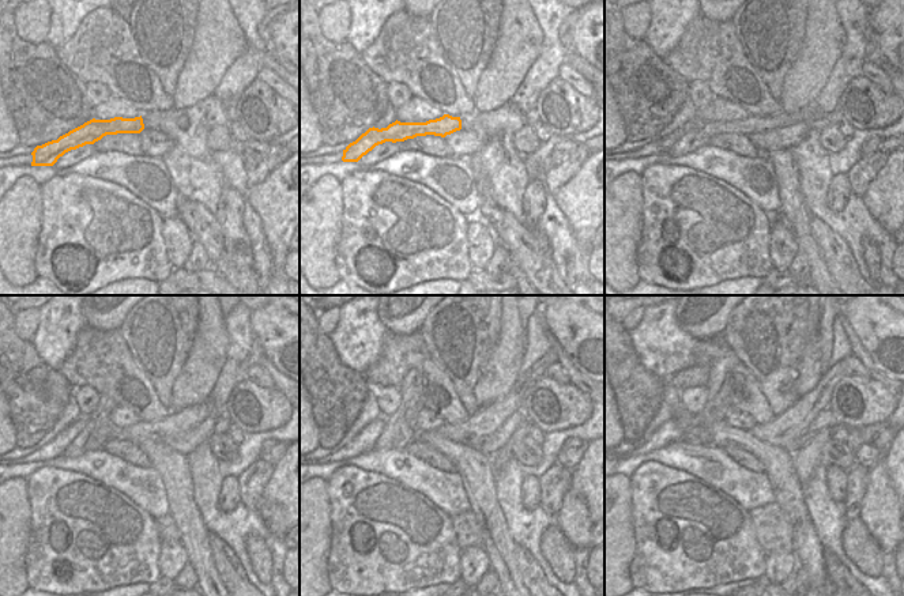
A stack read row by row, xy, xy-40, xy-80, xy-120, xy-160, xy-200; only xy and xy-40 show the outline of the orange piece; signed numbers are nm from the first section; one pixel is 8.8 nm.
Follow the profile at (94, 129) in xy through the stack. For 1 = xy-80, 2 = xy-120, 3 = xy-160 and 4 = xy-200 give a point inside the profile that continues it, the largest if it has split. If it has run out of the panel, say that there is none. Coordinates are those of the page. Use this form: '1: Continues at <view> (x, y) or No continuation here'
1: Continues at xy-80 (750, 125)
2: Continues at xy-120 (177, 422)
3: Continues at xy-160 (473, 432)
4: Continues at xy-200 (784, 430).

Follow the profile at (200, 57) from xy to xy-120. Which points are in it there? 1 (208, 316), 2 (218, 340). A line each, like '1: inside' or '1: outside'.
1: inside
2: inside

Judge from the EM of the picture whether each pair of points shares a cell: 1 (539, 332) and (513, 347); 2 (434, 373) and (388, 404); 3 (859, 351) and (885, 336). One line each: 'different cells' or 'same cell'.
1: different cells
2: different cells
3: different cells

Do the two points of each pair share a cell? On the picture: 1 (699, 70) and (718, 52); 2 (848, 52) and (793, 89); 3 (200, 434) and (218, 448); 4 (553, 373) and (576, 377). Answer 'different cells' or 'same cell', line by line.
1: same cell
2: different cells
3: different cells
4: different cells

